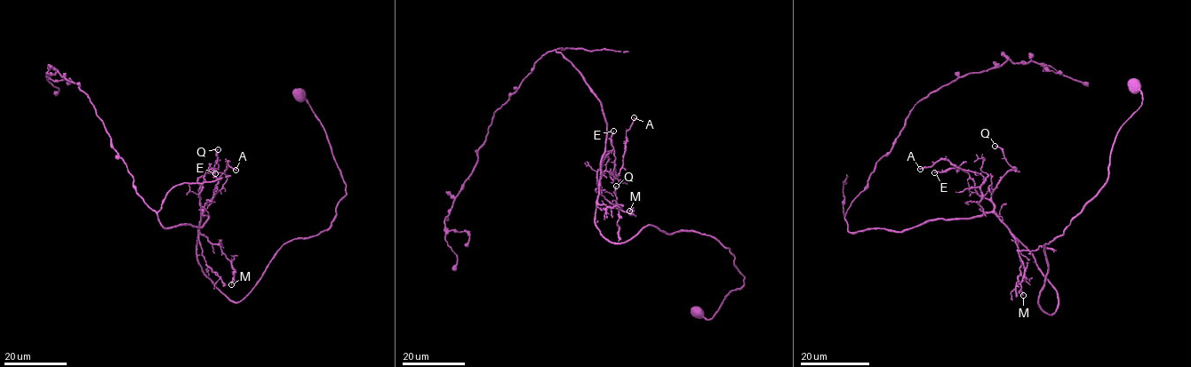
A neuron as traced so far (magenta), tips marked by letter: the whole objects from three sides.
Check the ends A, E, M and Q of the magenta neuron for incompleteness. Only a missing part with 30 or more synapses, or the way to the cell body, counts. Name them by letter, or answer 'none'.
none

